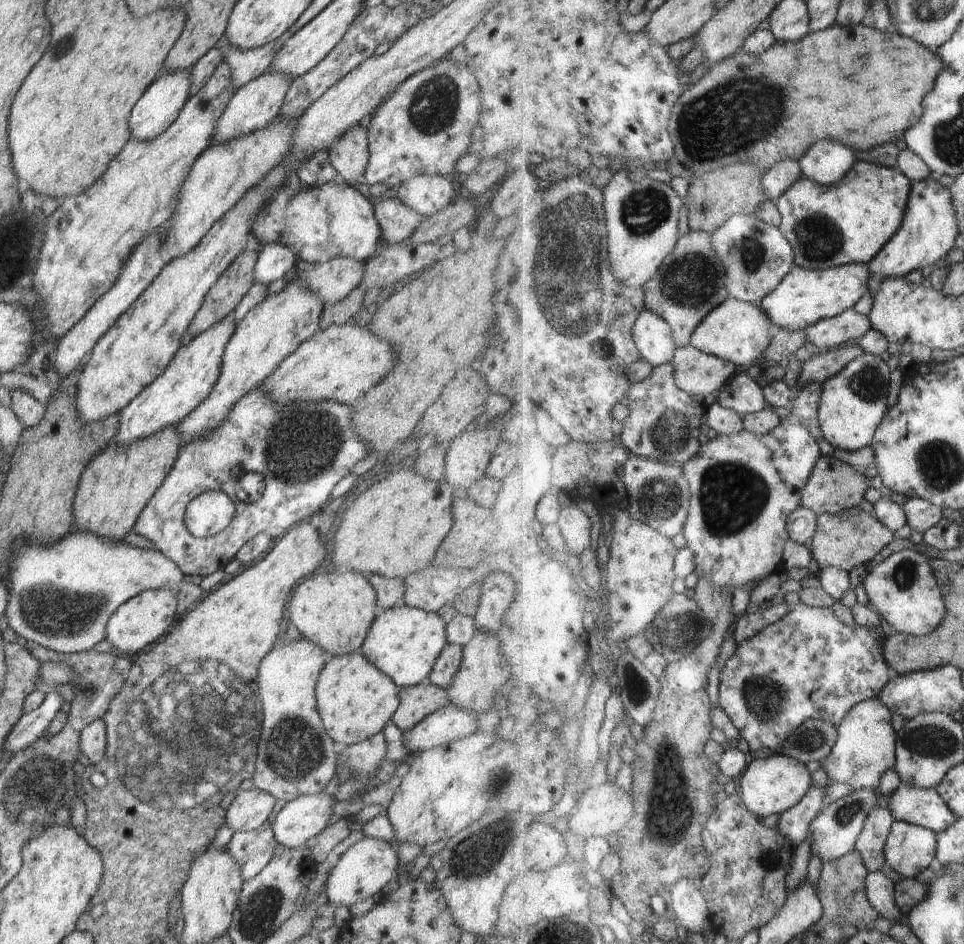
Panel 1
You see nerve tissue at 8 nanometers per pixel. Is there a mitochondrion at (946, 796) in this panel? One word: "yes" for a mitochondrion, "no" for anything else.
no

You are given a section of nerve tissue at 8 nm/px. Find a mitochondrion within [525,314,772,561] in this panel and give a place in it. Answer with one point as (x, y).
(661, 498)

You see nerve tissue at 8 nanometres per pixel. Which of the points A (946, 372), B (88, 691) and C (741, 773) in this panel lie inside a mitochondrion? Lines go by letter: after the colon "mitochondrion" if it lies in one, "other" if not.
A: other
B: mitochondrion
C: other

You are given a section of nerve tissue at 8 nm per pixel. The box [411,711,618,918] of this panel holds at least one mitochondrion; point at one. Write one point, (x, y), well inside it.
(472, 858)

